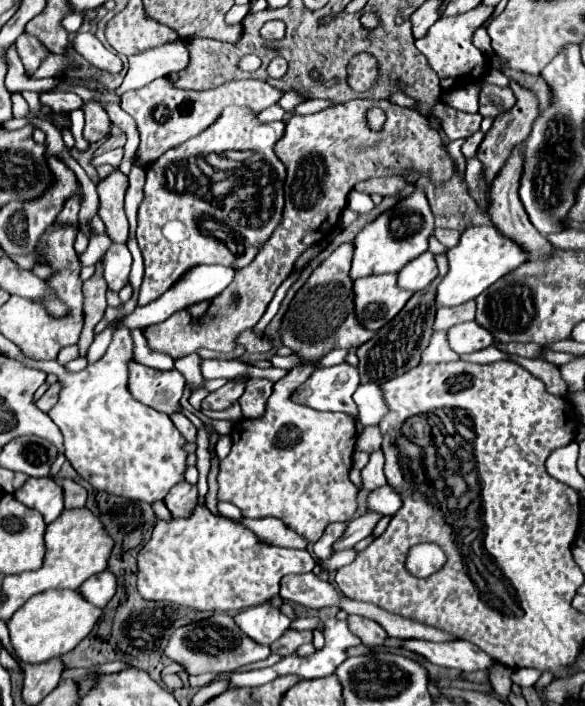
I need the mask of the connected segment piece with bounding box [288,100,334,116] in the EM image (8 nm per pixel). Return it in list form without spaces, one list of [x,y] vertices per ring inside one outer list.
[[[307,100],[306,102],[302,102],[302,104],[298,104],[294,108],[294,112],[290,112],[288,116],[312,114],[332,106],[334,104],[329,100]]]

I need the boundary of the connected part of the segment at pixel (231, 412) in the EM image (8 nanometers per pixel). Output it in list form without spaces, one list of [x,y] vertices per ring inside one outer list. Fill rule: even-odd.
[[[236,401],[230,408],[224,411],[211,411],[211,410],[201,410],[203,414],[211,419],[216,420],[239,420],[242,418],[242,411],[240,408],[240,404]]]

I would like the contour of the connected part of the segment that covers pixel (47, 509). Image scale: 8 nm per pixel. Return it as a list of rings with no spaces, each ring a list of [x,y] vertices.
[[[28,478],[28,482],[14,494],[28,508],[38,510],[44,516],[44,522],[50,524],[56,520],[62,510],[62,488],[52,478]]]

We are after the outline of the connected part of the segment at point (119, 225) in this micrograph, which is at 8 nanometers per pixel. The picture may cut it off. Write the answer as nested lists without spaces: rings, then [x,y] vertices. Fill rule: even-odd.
[[[114,170],[96,184],[100,196],[100,218],[108,232],[128,232],[128,218],[124,214],[124,196],[128,190],[128,176]]]

